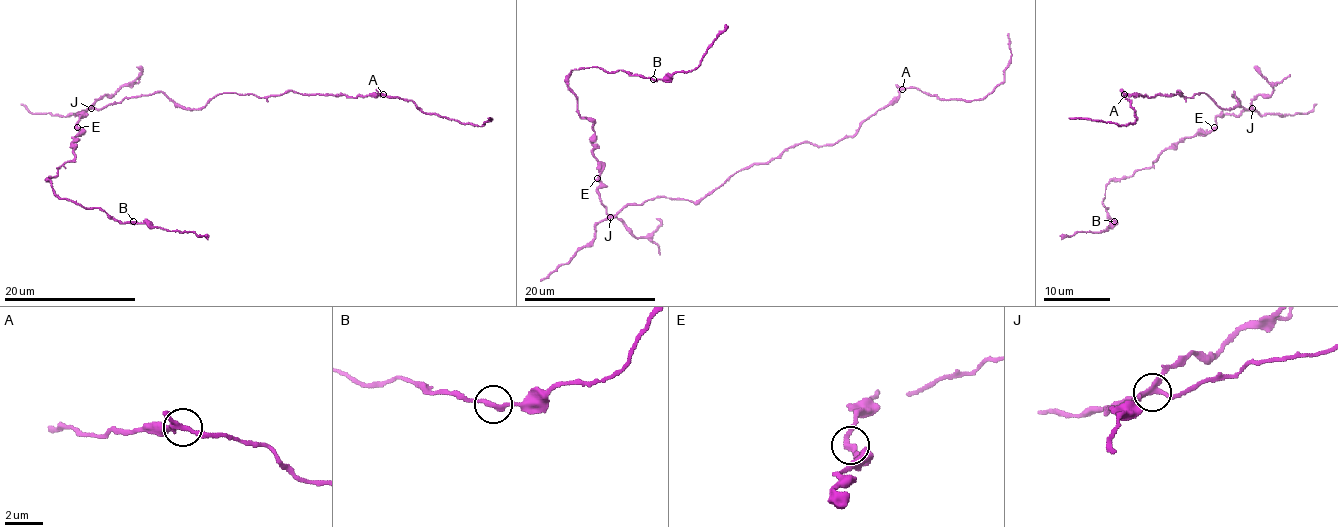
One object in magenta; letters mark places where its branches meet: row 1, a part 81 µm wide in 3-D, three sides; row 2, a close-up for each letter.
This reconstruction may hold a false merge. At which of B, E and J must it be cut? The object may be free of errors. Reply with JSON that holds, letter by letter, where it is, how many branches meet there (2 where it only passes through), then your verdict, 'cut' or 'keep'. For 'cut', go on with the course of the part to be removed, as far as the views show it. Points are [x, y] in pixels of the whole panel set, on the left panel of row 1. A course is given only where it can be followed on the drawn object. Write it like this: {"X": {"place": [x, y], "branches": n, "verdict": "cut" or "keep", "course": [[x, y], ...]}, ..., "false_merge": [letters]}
{"B": {"place": [133, 221], "branches": 2, "verdict": "keep"}, "E": {"place": [77, 127], "branches": 2, "verdict": "keep"}, "J": {"place": [91, 108], "branches": 4, "verdict": "cut", "course": [[90, 107], [165, 93], [193, 109], [221, 93], [383, 94], [479, 126], [489, 117]]}, "false_merge": ["J"]}

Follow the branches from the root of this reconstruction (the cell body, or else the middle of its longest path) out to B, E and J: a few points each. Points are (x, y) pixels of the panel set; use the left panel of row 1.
B: (145, 96), (79, 114), (74, 157), (49, 179), (61, 198), (133, 221)
E: (145, 96), (124, 98), (99, 109), (89, 107), (79, 114), (77, 127)
J: (145, 96), (124, 98), (99, 109), (90, 107)

